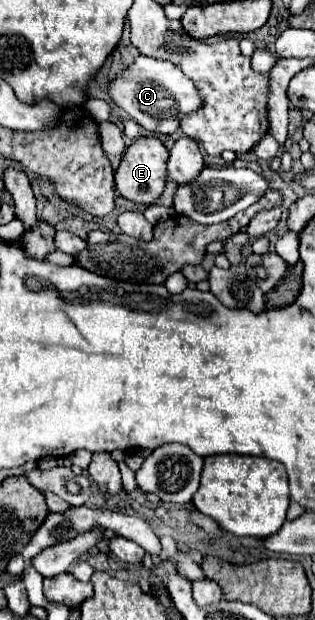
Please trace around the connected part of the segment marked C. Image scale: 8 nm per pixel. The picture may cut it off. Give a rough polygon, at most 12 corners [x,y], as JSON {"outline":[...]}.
{"outline":[[139,56],[109,96],[145,130],[173,134],[201,108],[193,80]]}

